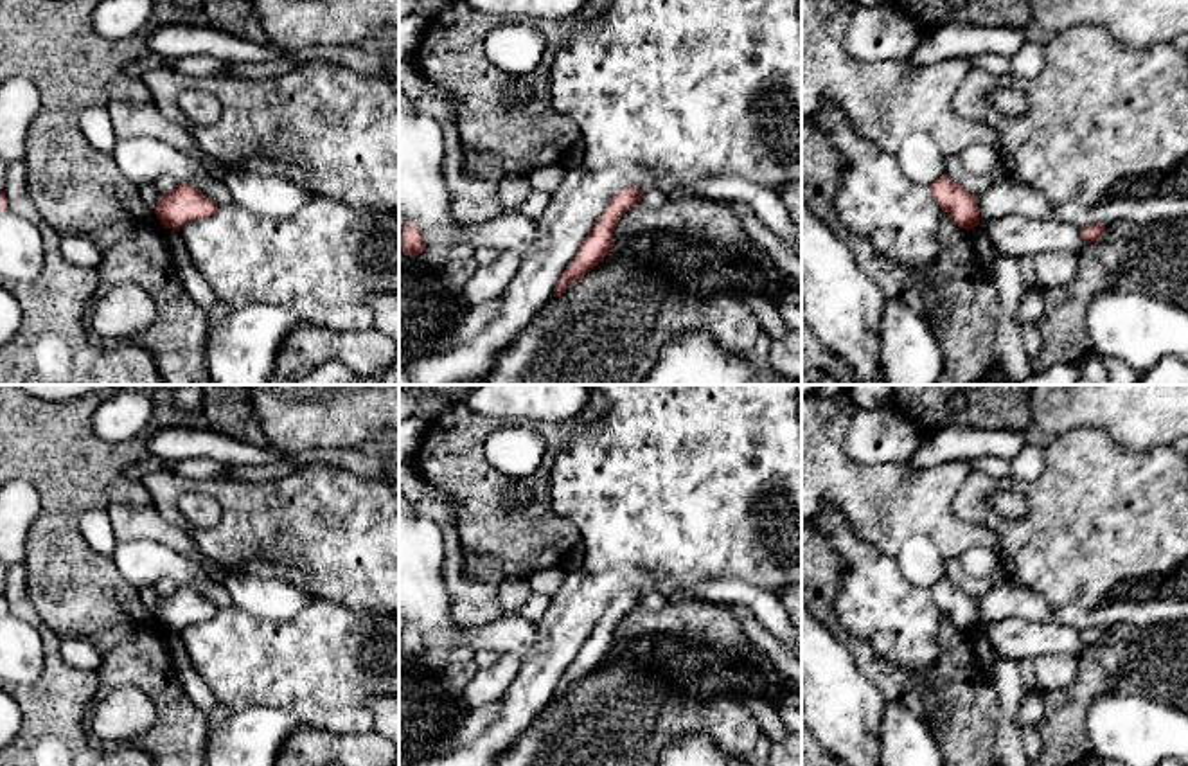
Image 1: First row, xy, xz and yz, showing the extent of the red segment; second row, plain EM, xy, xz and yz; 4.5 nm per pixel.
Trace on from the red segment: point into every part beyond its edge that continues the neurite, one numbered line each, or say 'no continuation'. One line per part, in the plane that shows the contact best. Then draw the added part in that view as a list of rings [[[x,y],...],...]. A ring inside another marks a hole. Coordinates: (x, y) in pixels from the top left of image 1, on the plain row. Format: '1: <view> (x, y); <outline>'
no continuation

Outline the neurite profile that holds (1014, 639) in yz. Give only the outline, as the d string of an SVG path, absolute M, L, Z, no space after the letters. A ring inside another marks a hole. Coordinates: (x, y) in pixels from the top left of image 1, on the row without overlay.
M1005 619L985 633L992 653L1014 662L1050 653L1080 656L1087 649L1078 628L1053 620Z

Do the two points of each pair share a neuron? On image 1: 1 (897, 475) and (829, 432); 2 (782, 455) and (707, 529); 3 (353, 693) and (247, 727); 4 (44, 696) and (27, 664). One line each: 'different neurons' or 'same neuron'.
1: same neuron
2: same neuron
3: different neurons
4: different neurons

